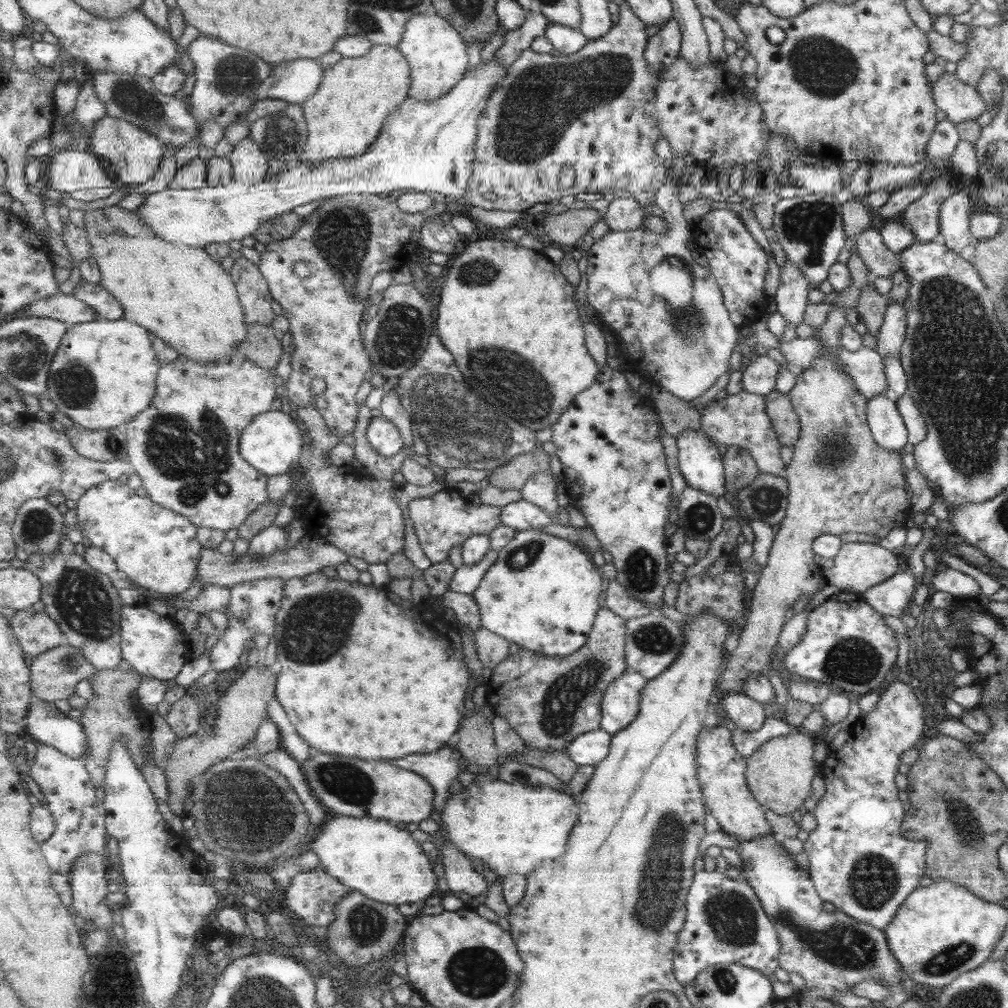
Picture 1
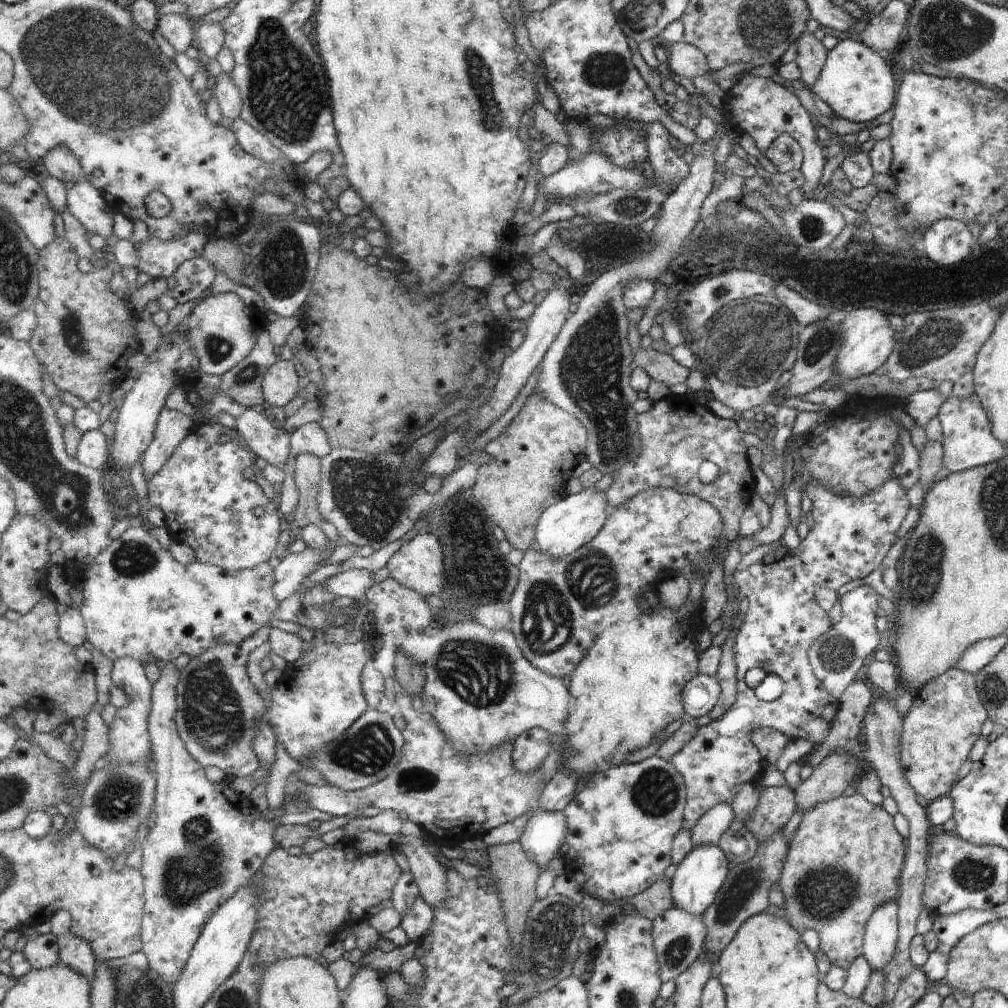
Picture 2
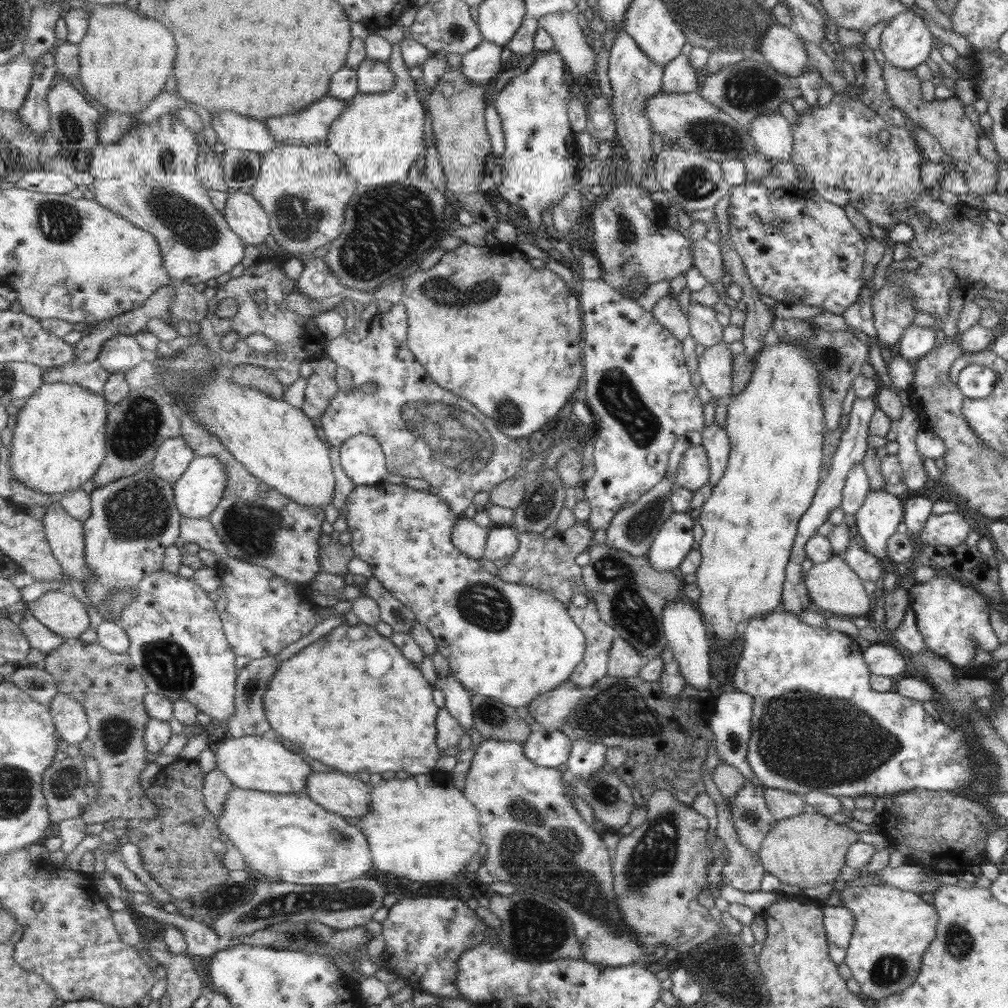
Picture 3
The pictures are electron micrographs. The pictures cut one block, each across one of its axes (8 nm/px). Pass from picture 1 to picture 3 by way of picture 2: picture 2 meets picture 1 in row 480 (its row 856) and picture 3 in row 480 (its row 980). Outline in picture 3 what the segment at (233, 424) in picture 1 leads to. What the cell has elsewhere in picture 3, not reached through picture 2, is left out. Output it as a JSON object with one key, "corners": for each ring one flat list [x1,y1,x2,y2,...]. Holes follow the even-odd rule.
{"corners":[[180,435,167,438,159,447,159,452,151,464,155,474,174,487,181,480,181,476,187,472,196,454,188,440]]}

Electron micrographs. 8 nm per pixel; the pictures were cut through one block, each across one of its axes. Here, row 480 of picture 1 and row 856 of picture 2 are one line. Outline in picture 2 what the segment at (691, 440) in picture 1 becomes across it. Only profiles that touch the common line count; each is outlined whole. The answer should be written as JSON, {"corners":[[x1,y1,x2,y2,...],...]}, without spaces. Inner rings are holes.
{"corners":[[701,844,694,846,693,850,687,854,687,857,681,864,677,865,673,880,673,899,674,908,681,908,689,914,705,913,705,910,713,904,717,890,725,882,727,876,727,862,723,858,723,852,713,844]]}

